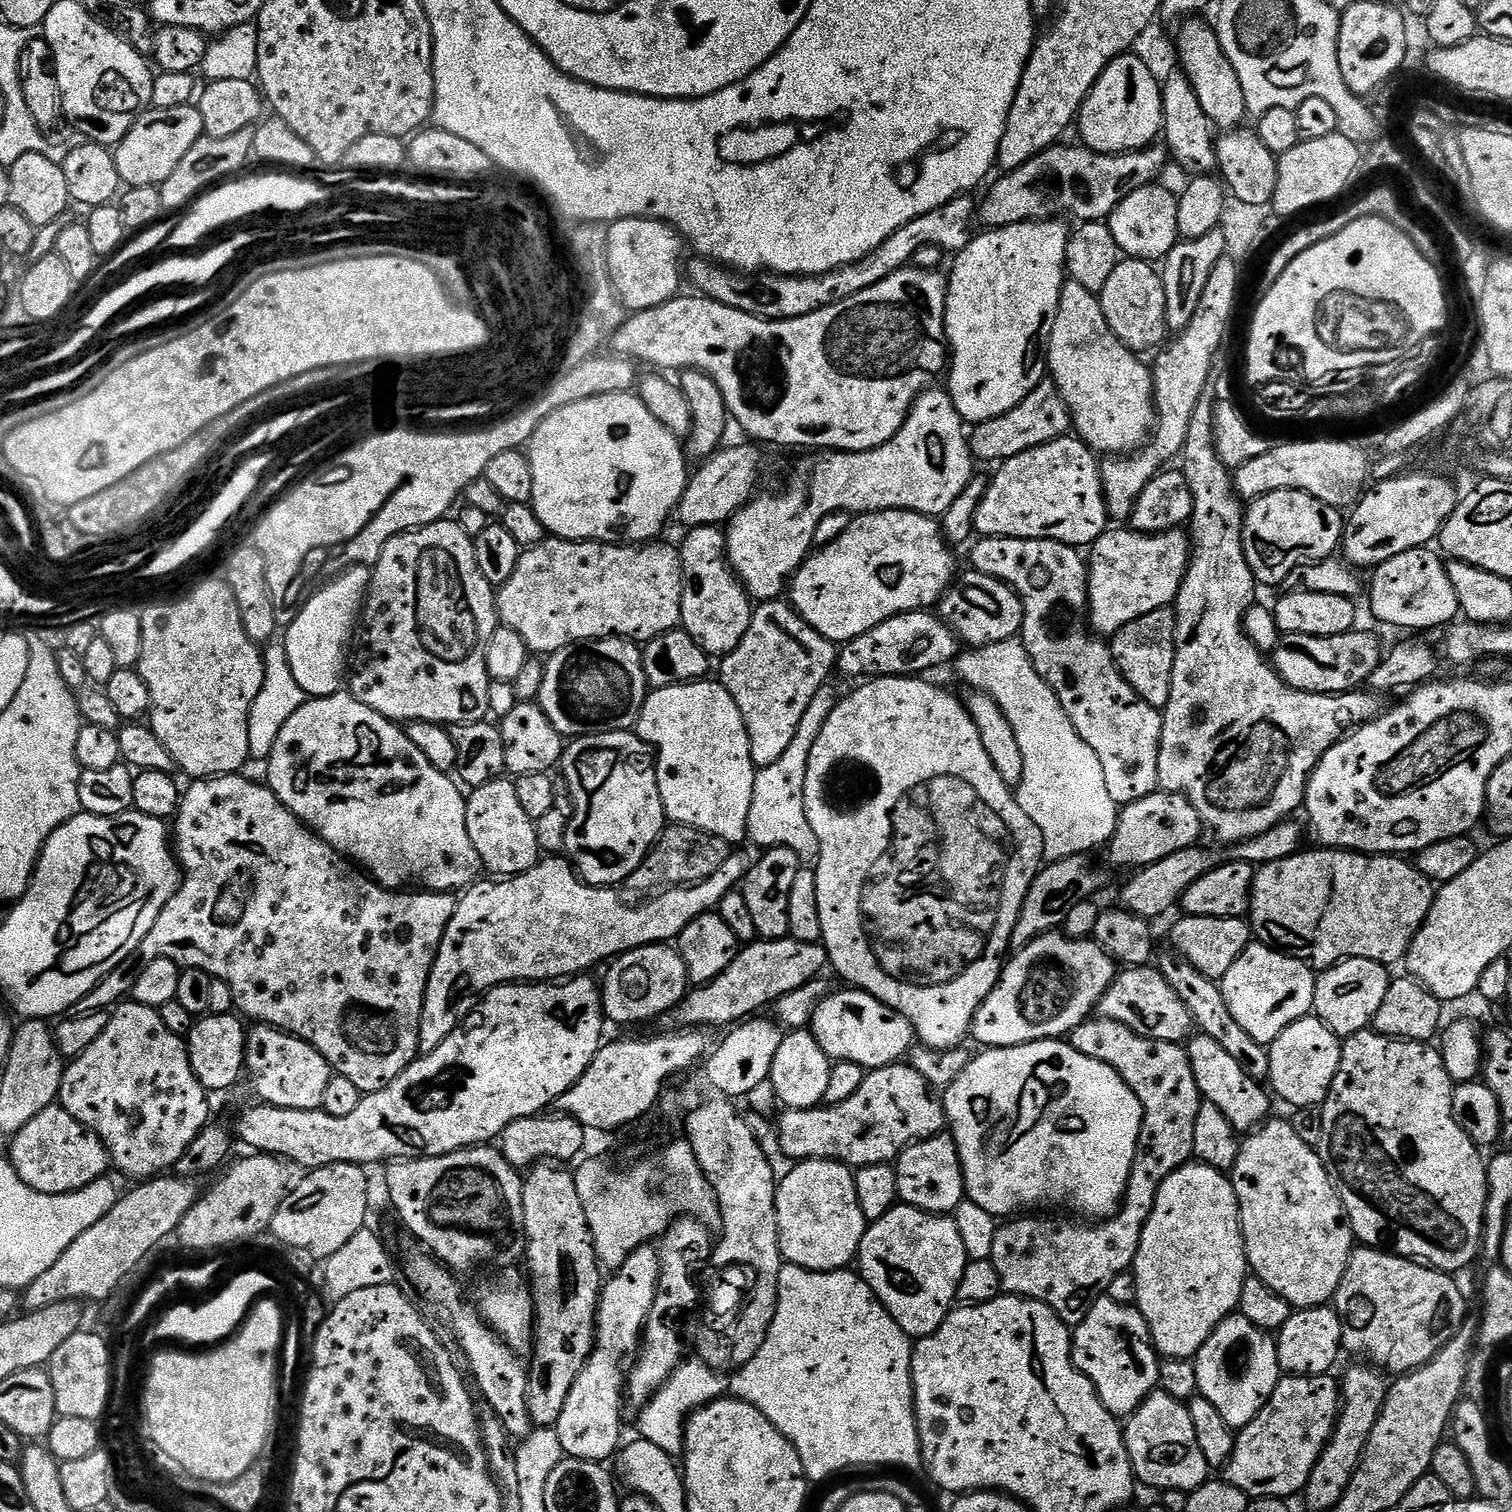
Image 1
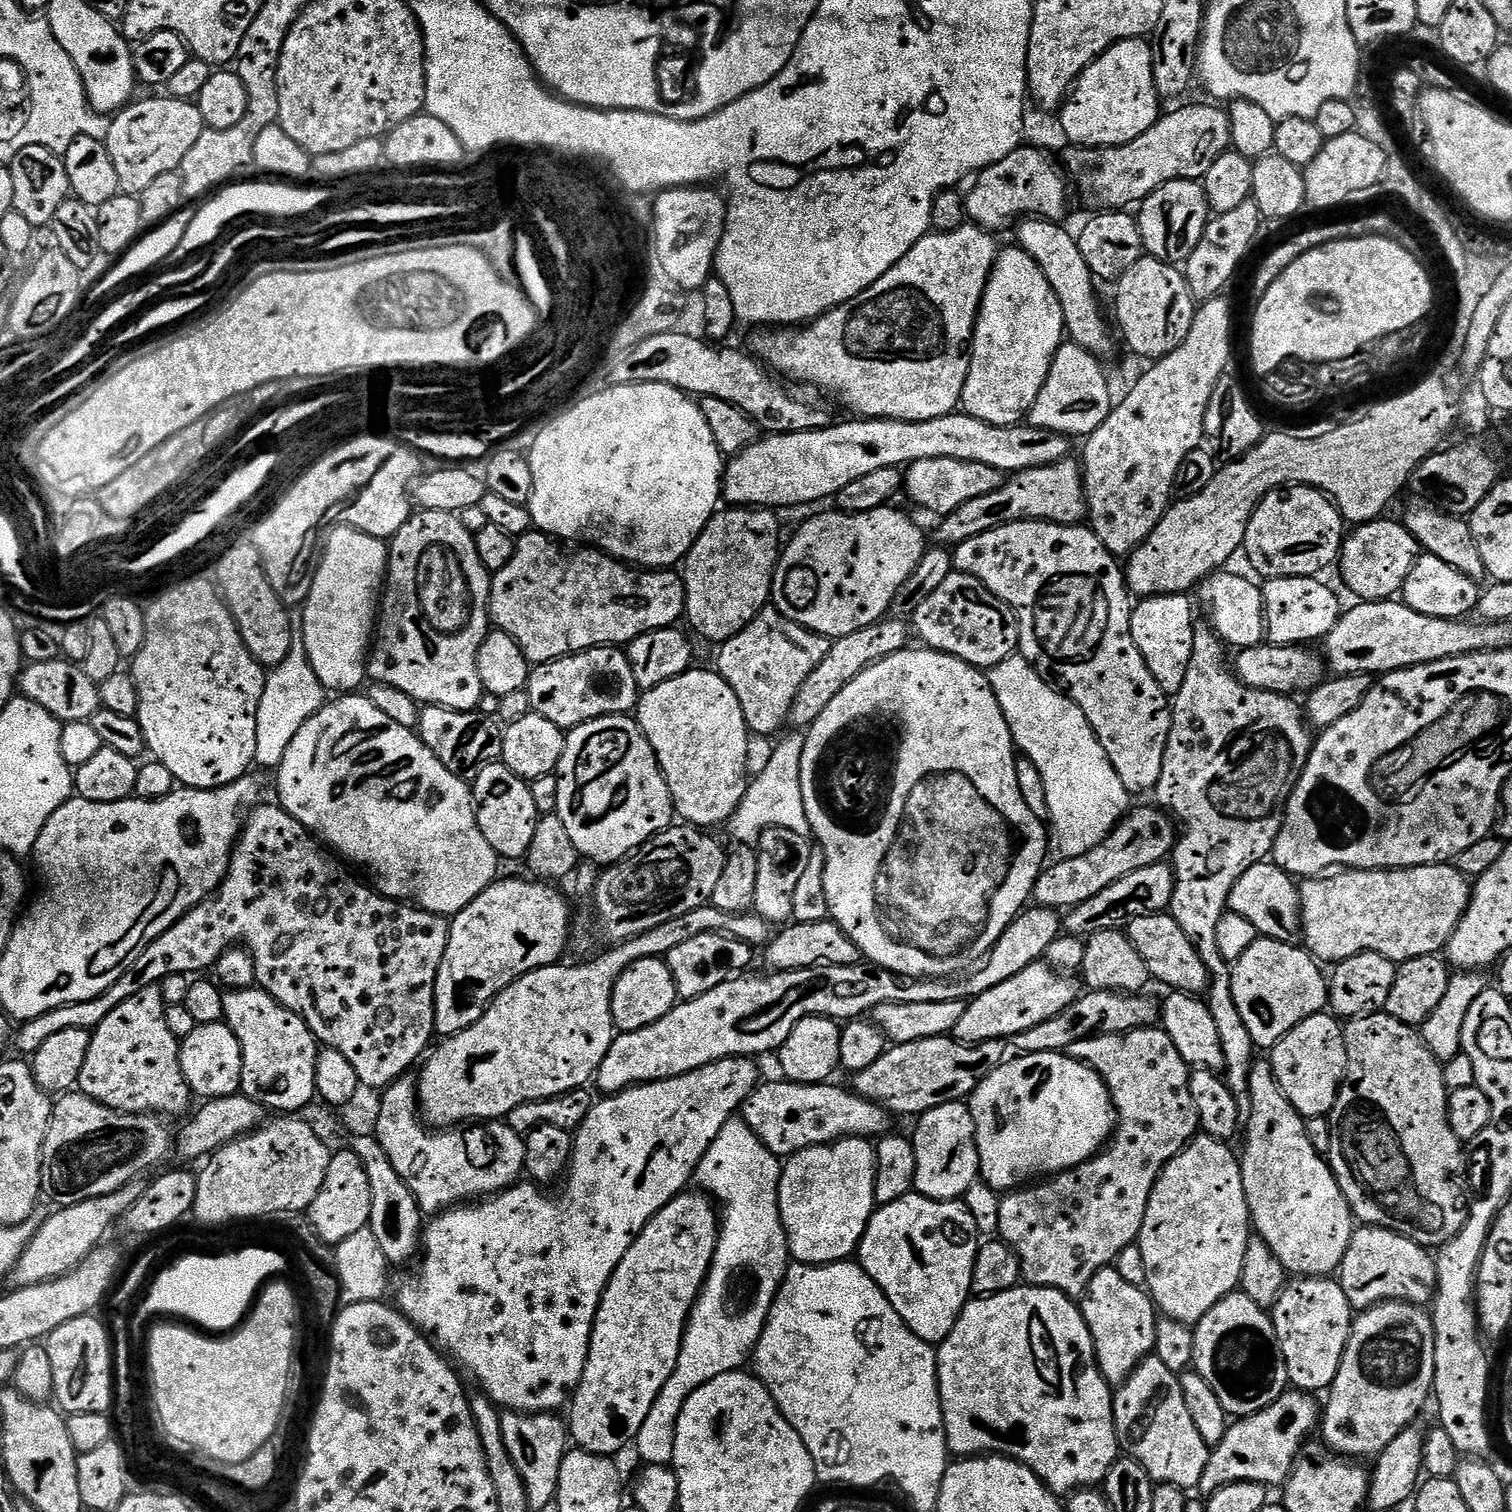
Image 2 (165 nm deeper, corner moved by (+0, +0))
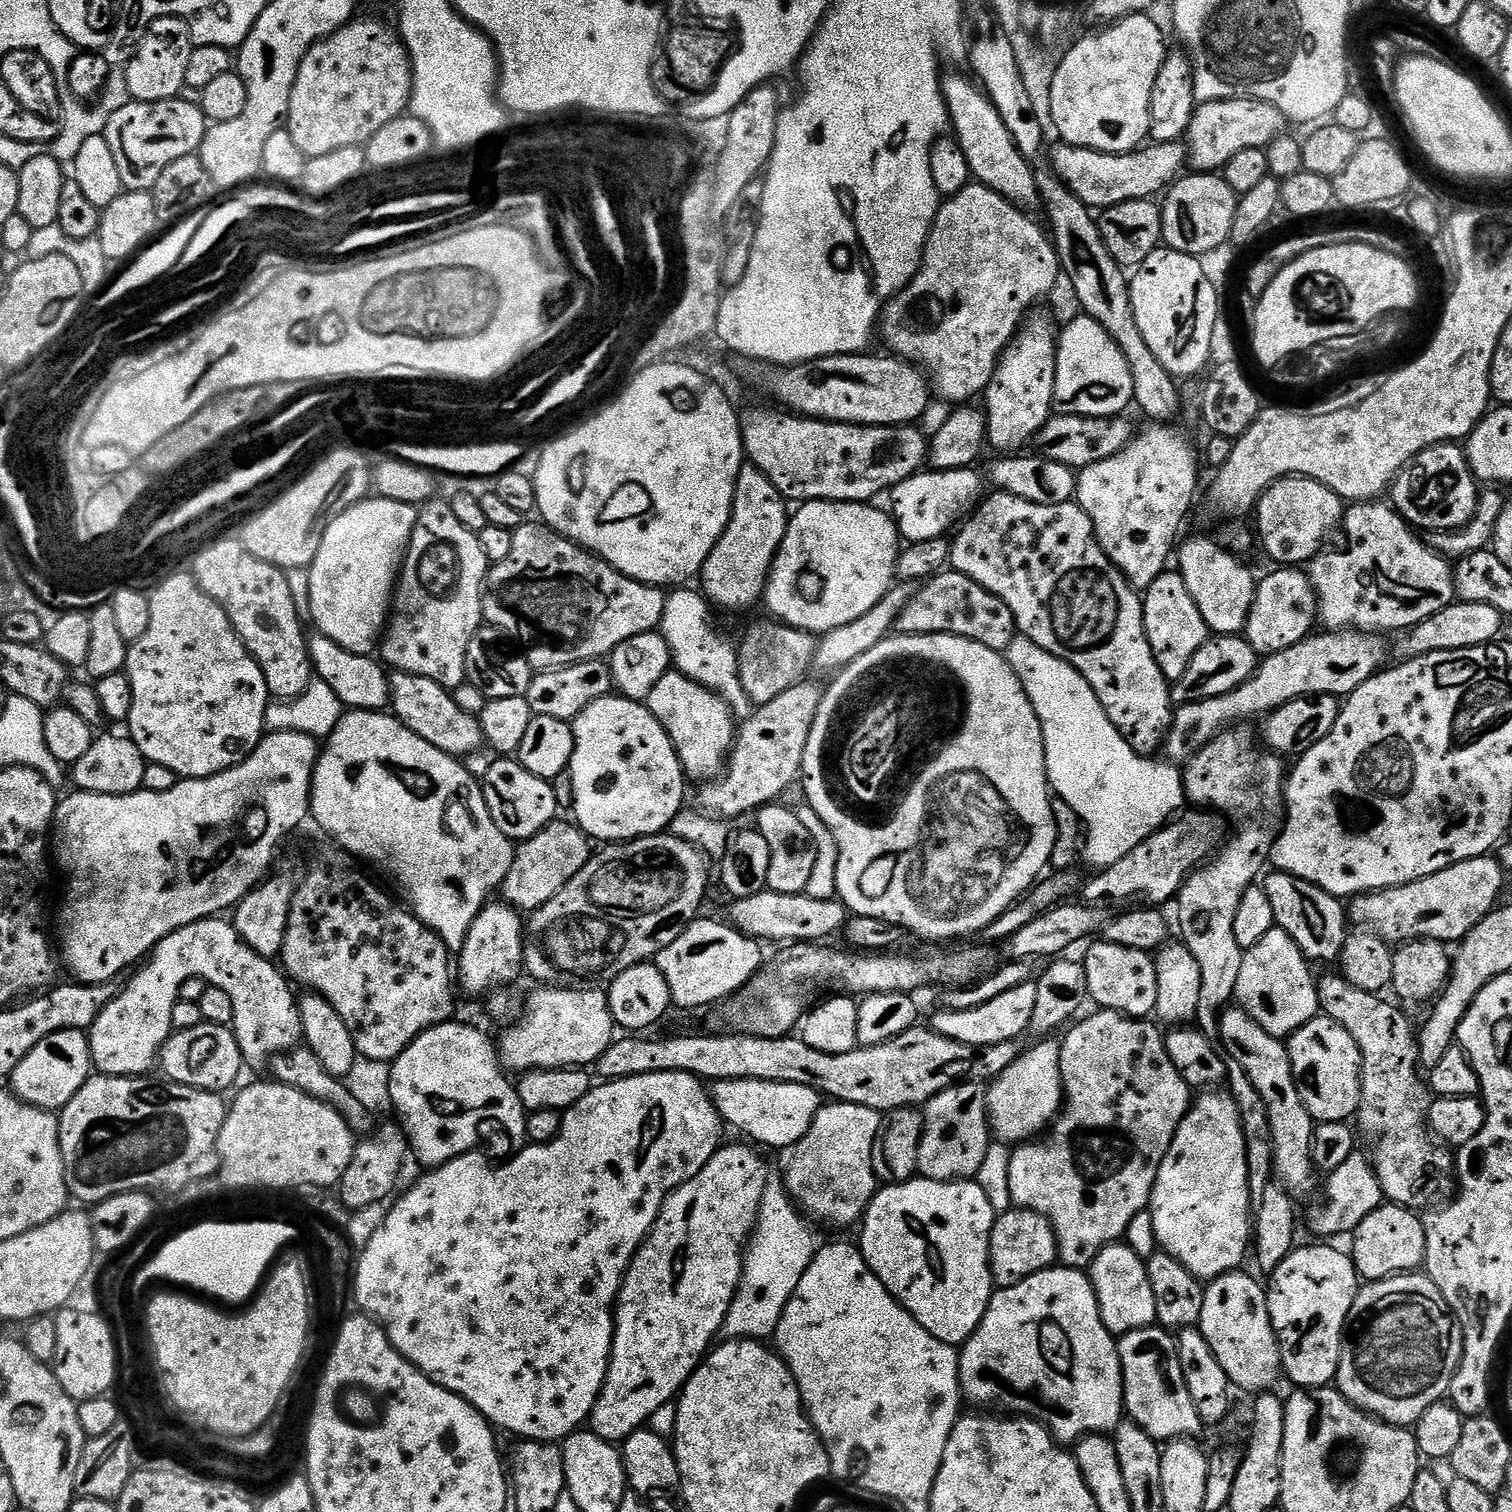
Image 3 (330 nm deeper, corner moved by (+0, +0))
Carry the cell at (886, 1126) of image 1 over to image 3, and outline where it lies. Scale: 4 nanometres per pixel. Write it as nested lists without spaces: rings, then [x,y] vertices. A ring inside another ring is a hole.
[[[717,1080],[711,1085],[710,1095],[716,1104],[716,1109],[720,1111],[721,1121],[732,1128],[737,1128],[744,1137],[753,1145],[761,1146],[765,1144],[768,1148],[788,1148],[799,1144],[802,1138],[810,1130],[818,1110],[822,1107],[821,1093],[815,1092],[810,1086],[805,1084],[787,1084],[778,1081],[760,1080]]]

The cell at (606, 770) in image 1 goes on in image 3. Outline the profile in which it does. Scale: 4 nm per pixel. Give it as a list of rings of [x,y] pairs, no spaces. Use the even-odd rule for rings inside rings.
[[[619,694],[603,696],[571,721],[574,754],[570,765],[572,776],[572,812],[581,832],[593,841],[627,842],[641,836],[658,836],[671,829],[672,820],[685,807],[684,767],[666,730],[643,703],[626,700]]]

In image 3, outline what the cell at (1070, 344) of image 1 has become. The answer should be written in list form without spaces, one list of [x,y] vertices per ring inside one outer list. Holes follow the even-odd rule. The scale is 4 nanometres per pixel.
[[[945,75],[942,87],[951,131],[956,131],[954,139],[962,146],[962,154],[966,154],[966,162],[973,177],[1017,206],[1037,203],[1040,200],[1040,192],[1036,189],[1033,165],[1029,164],[1028,159],[1018,150],[1014,138],[1010,138],[1010,130],[1006,130],[1006,122],[1002,122],[988,93],[979,83],[969,80],[964,76]]]

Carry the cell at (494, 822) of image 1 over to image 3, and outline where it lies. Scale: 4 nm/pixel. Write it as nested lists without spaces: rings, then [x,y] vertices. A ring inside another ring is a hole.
[[[496,758],[491,761],[489,770],[482,777],[484,801],[494,818],[494,826],[502,830],[509,840],[519,842],[529,840],[557,819],[556,792],[549,781],[530,774],[516,758]]]

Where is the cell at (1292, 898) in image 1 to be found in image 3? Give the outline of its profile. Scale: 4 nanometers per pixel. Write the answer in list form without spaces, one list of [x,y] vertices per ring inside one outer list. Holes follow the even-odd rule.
[[[1491,855],[1470,858],[1446,870],[1438,870],[1438,874],[1430,874],[1418,882],[1351,897],[1350,920],[1353,925],[1356,923],[1360,924],[1356,926],[1368,930],[1379,930],[1392,942],[1459,942],[1497,907],[1496,899],[1504,888],[1504,876],[1506,872],[1500,867],[1499,859]]]

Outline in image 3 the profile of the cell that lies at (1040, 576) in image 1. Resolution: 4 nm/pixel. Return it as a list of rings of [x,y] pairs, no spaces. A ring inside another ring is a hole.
[[[996,490],[991,494],[993,496],[988,501],[985,502],[984,500],[971,513],[970,519],[972,518],[972,521],[957,534],[956,541],[954,539],[951,541],[951,567],[957,572],[966,574],[974,582],[981,584],[987,592],[994,594],[1002,602],[1006,602],[1006,606],[1010,606],[1010,610],[1016,619],[1016,631],[1019,635],[1024,636],[1030,642],[1034,642],[1042,650],[1046,650],[1052,654],[1054,658],[1065,660],[1090,684],[1090,690],[1094,690],[1098,702],[1102,704],[1102,710],[1106,712],[1110,718],[1110,722],[1117,727],[1117,730],[1124,736],[1125,742],[1133,748],[1137,755],[1148,758],[1156,754],[1156,752],[1159,753],[1164,743],[1164,738],[1168,735],[1168,727],[1172,725],[1174,705],[1170,682],[1162,674],[1162,670],[1158,670],[1158,662],[1154,662],[1154,654],[1150,650],[1150,642],[1146,638],[1146,630],[1144,629],[1144,602],[1141,593],[1128,583],[1128,577],[1124,573],[1119,572],[1112,564],[1112,561],[1108,559],[1108,555],[1105,554],[1102,546],[1096,540],[1096,531],[1090,522],[1090,518],[1080,509],[1079,504],[1075,502],[1066,504],[1035,504],[1032,500],[1023,500],[1009,492]]]

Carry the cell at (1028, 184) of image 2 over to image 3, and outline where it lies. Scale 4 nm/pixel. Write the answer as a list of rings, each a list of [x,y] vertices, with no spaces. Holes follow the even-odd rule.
[[[1059,142],[1051,145],[1050,167],[1056,177],[1085,206],[1093,210],[1103,210],[1122,202],[1155,197],[1155,192],[1163,193],[1185,171],[1186,148],[1180,142],[1152,142],[1134,152],[1095,152],[1089,148]]]

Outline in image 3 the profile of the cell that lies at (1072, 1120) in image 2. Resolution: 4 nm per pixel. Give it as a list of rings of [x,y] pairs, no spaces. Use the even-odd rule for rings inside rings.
[[[1052,1038],[1041,1039],[1029,1052],[1028,1049],[1023,1051],[1001,1076],[996,1077],[991,1087],[990,1122],[995,1135],[997,1132],[1002,1139],[1009,1140],[1009,1145],[1012,1146],[1039,1137],[1060,1115],[1065,1099],[1066,1089],[1064,1071],[1060,1068],[1059,1043]]]

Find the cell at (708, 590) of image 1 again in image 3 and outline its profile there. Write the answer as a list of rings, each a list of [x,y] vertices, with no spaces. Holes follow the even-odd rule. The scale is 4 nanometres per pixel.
[[[744,463],[736,479],[730,522],[722,538],[718,538],[714,550],[710,550],[698,577],[699,587],[709,605],[716,607],[717,604],[728,612],[740,612],[751,604],[761,603],[776,552],[782,546],[788,529],[790,512],[784,507],[784,495],[777,490],[774,482],[770,482],[758,466]]]

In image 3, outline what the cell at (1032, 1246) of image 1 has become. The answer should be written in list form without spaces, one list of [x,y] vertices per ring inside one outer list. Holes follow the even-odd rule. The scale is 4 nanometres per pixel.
[[[1096,1010],[1093,1013],[1093,1016],[1088,1016],[1085,1020],[1077,1019],[1067,1029],[1069,1032],[1065,1034],[1064,1040],[1059,1041],[1060,1068],[1064,1071],[1066,1099],[1062,1105],[1060,1115],[1051,1125],[1050,1133],[1052,1132],[1052,1136],[1045,1135],[1039,1142],[1021,1143],[1019,1146],[1013,1147],[1011,1149],[1012,1153],[1007,1157],[1010,1162],[1010,1198],[1013,1205],[1042,1214],[1042,1218],[1048,1220],[1056,1235],[1056,1254],[1059,1263],[1065,1268],[1083,1270],[1091,1266],[1096,1255],[1106,1246],[1123,1241],[1125,1239],[1124,1231],[1135,1222],[1136,1215],[1143,1208],[1145,1211],[1149,1207],[1154,1182],[1158,1178],[1158,1166],[1162,1166],[1162,1158],[1166,1158],[1166,1150],[1170,1150],[1170,1142],[1174,1142],[1174,1134],[1178,1130],[1182,1118],[1188,1113],[1194,1099],[1193,1089],[1188,1087],[1178,1070],[1178,1066],[1172,1061],[1171,1054],[1168,1053],[1165,1033],[1163,1031],[1160,1033],[1151,1024],[1153,1022],[1151,1019],[1133,1018],[1124,1016],[1121,1012],[1109,1012],[1107,1010]]]

